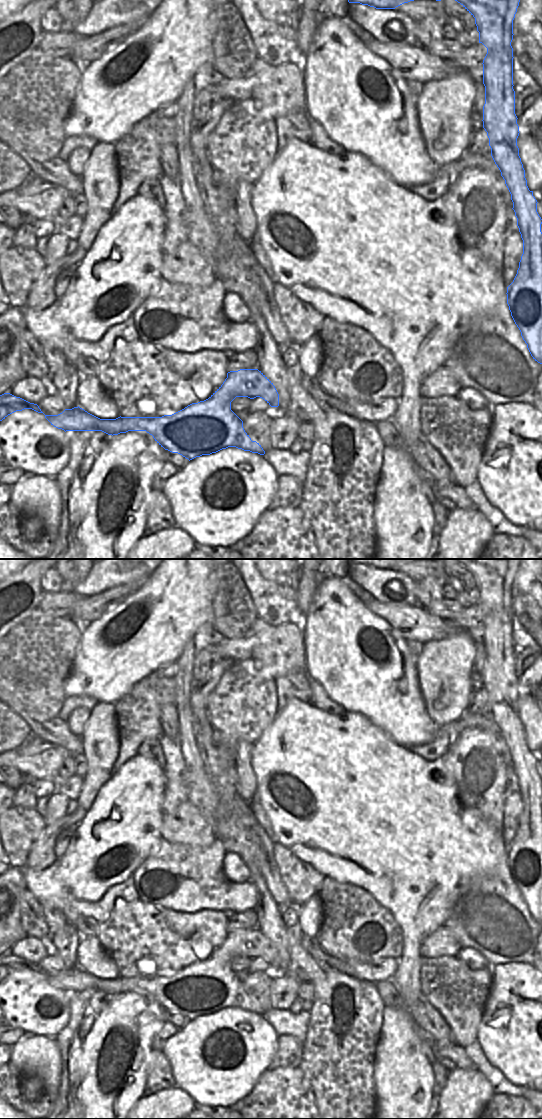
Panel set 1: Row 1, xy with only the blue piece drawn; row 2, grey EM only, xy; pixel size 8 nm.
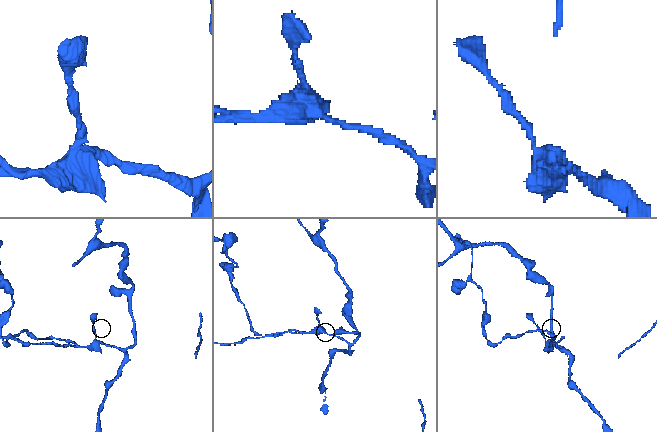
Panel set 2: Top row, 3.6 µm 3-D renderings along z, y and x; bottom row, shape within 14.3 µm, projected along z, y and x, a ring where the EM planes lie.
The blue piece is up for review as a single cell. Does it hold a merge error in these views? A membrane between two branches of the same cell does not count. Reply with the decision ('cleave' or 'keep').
cleave

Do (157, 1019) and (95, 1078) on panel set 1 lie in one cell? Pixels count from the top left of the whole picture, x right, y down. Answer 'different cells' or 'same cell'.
same cell

